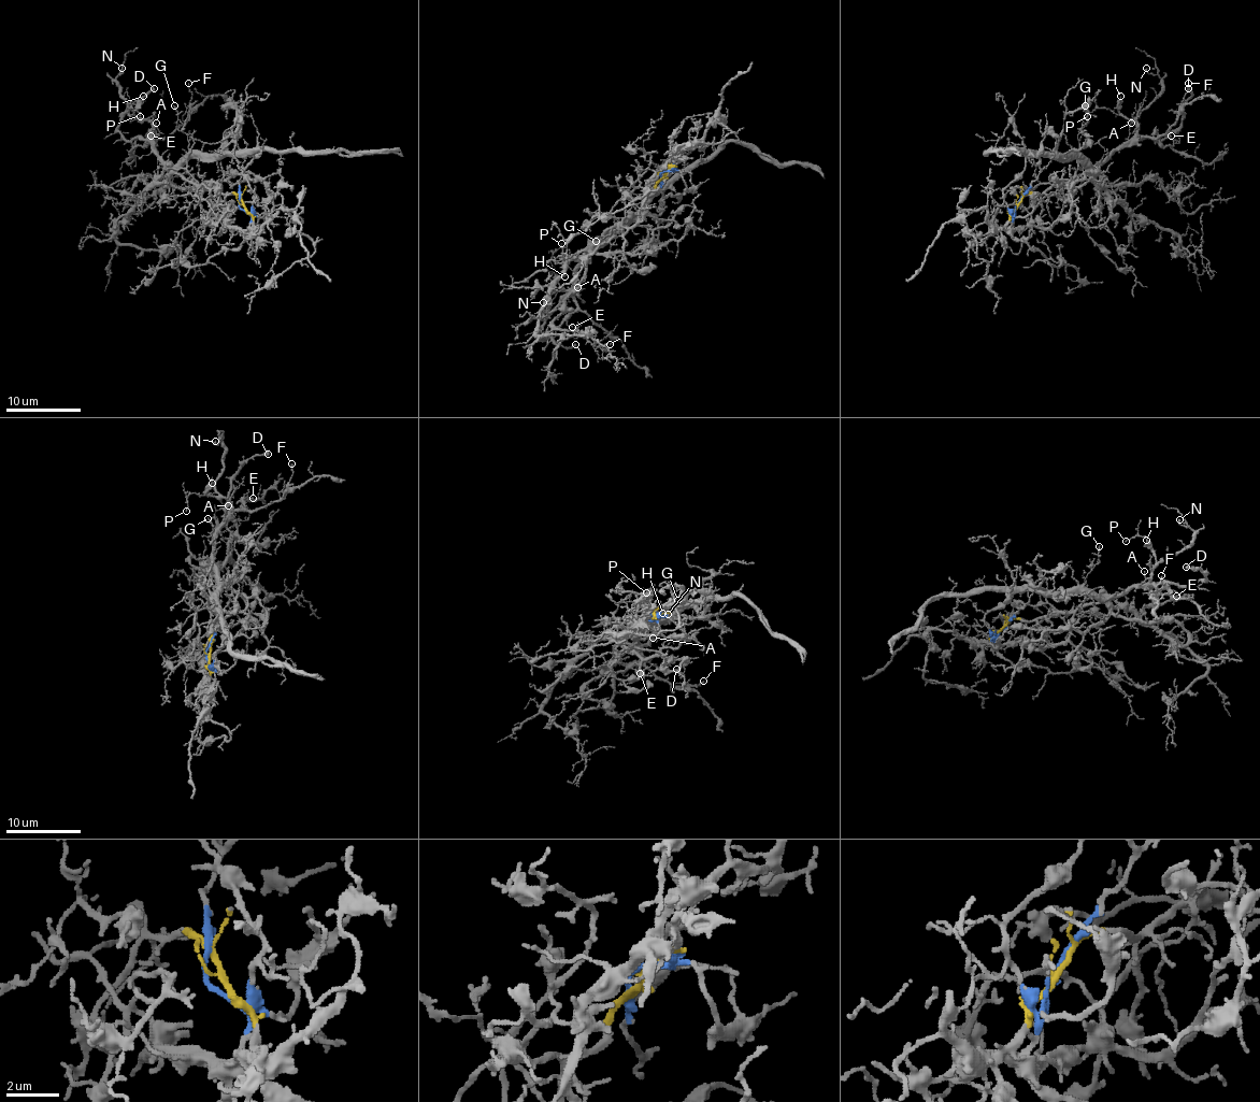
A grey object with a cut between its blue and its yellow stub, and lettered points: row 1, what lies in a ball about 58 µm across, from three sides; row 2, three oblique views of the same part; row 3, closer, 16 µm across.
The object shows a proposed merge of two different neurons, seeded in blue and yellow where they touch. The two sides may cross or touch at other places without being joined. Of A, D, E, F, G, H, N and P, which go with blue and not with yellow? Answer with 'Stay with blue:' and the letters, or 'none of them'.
Stay with blue: none of them

